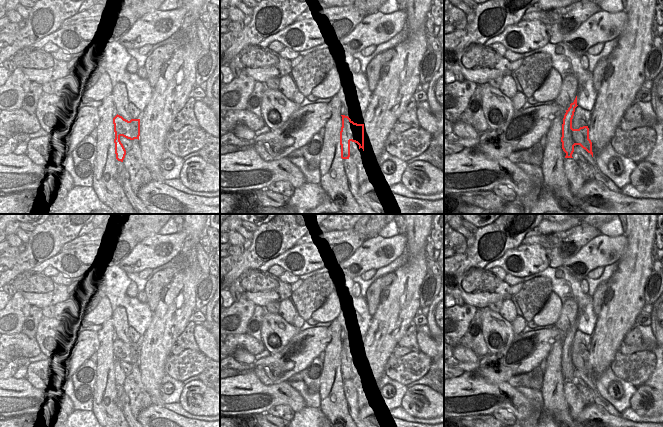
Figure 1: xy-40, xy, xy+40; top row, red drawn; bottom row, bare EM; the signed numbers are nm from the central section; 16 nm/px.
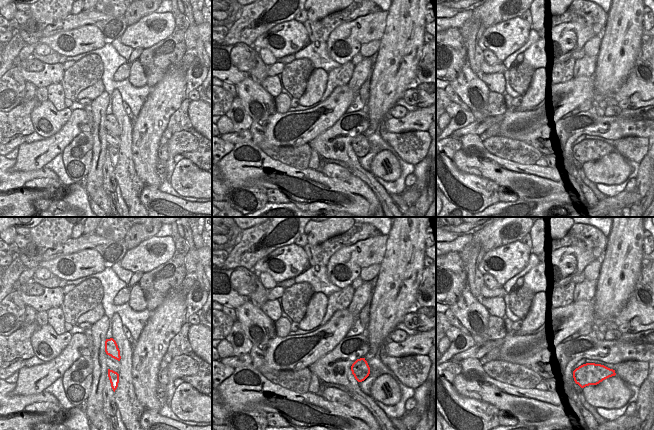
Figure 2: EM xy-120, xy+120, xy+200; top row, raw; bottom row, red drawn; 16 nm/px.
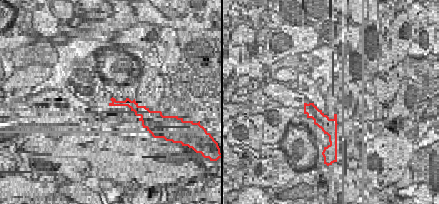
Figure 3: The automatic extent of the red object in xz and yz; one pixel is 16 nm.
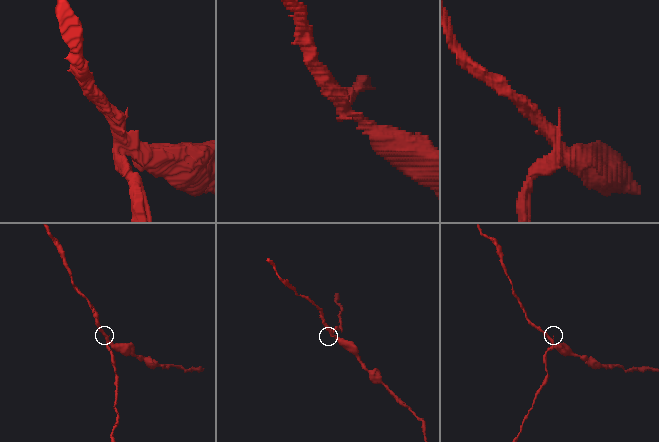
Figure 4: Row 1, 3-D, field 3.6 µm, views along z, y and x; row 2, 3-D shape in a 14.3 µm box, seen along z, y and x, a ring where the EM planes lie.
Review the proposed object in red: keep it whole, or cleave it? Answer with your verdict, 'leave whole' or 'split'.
split

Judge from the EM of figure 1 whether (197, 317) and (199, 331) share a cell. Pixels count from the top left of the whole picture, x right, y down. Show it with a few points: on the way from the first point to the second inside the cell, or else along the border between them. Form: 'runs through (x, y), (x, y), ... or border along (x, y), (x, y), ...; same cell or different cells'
border along (201, 323), (196, 325); different cells

